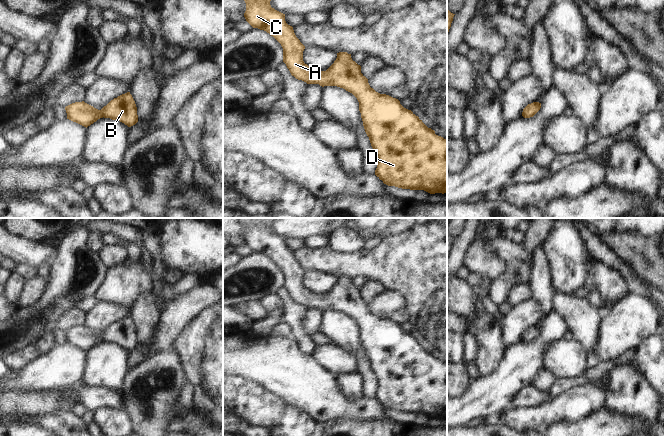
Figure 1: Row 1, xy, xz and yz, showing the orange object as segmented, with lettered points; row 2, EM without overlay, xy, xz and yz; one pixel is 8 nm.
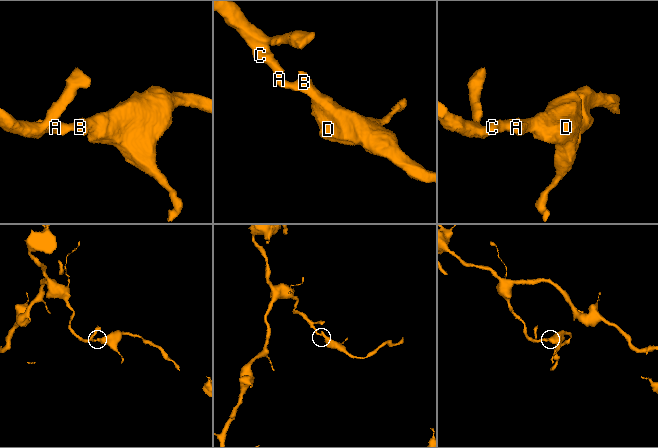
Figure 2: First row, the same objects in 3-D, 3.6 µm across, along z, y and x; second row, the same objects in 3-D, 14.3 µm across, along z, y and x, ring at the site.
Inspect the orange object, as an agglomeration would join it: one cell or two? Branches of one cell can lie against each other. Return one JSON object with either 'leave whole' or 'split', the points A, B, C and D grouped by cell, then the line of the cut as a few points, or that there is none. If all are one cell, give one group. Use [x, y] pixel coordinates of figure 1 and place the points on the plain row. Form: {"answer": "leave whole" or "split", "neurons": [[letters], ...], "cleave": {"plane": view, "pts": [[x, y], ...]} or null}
{"answer": "leave whole", "neurons": [["A", "B", "C", "D"]], "cleave": null}

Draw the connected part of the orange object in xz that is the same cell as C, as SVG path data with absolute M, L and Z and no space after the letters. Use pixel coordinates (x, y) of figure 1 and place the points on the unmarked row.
M238 218L246 227L244 241L253 251L264 254L273 260L283 272L283 286L286 288L292 300L307 308L319 308L320 310L337 310L352 317L359 326L359 335L363 350L369 361L372 372L377 378L377 392L375 399L388 410L402 413L424 414L430 418L447 417L447 364L435 358L428 352L411 334L404 332L400 325L386 318L380 318L370 311L368 303L361 297L361 290L352 284L347 276L337 277L334 287L326 294L320 295L309 291L303 285L305 270L296 261L293 251L285 245L285 238L271 231L270 225L275 218Z

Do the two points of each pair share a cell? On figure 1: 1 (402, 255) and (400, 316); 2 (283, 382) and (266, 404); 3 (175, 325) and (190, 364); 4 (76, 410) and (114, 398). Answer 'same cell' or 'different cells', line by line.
1: different cells
2: different cells
3: different cells
4: different cells

